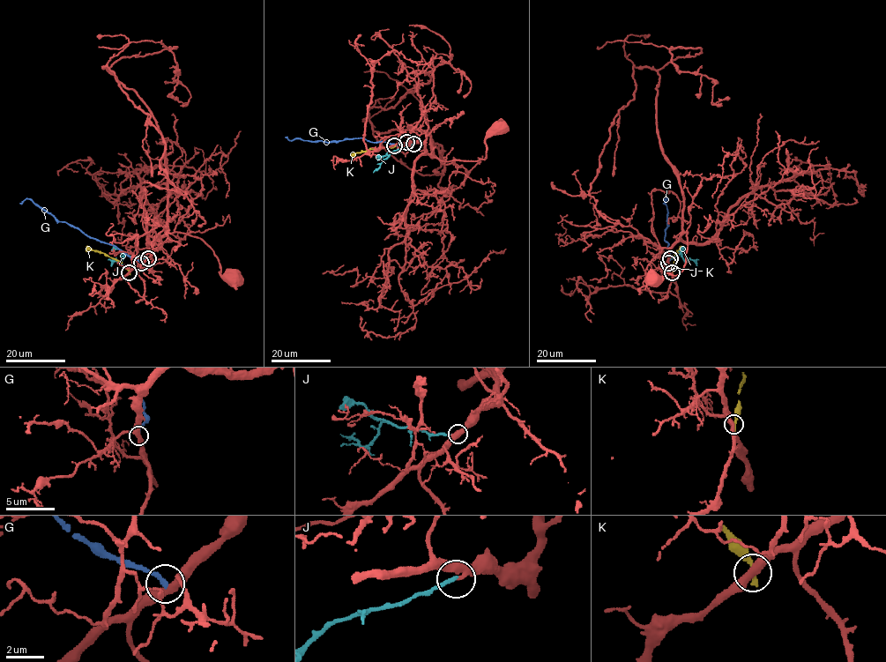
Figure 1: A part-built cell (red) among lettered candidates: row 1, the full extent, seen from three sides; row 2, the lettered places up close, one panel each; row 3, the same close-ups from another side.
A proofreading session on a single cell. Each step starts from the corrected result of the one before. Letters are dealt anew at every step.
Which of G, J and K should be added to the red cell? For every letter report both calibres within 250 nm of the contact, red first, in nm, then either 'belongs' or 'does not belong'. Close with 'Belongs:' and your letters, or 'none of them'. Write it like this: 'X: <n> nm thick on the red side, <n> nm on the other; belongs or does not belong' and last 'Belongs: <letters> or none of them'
G: 440 nm thick on the red side, 220 nm on the other; does not belong
J: 340 nm thick on the red side, 200 nm on the other; belongs
K: 400 nm thick on the red side, 240 nm on the other; does not belong
Belongs: J

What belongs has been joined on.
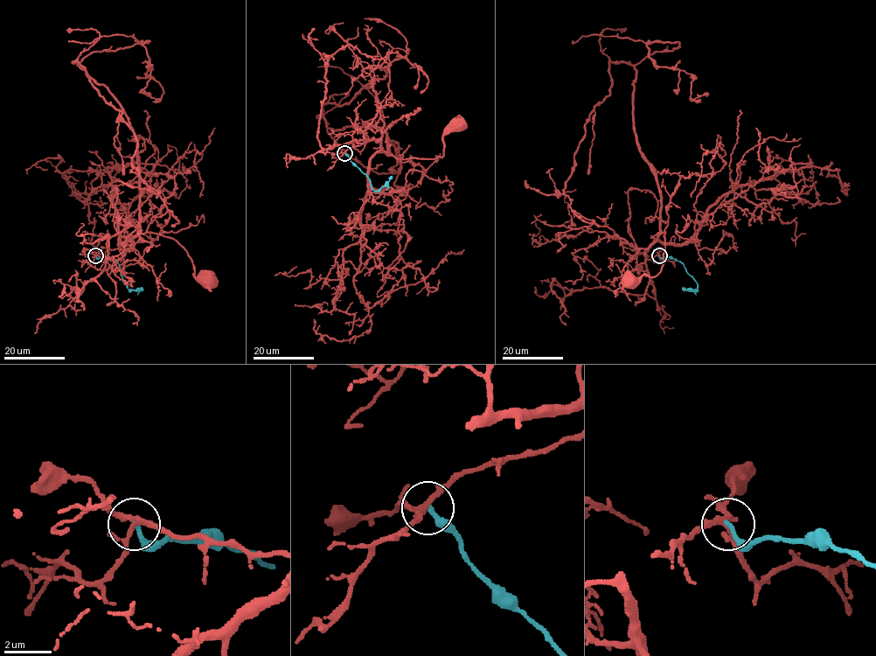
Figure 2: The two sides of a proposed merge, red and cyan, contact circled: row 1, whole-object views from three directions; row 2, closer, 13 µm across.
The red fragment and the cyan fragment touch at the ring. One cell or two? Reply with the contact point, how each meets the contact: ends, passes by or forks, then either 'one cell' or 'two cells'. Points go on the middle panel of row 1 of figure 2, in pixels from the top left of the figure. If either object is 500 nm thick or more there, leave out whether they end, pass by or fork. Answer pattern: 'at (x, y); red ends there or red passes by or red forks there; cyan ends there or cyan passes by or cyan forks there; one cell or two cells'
at (344, 153); red forks there; cyan ends there; two cells

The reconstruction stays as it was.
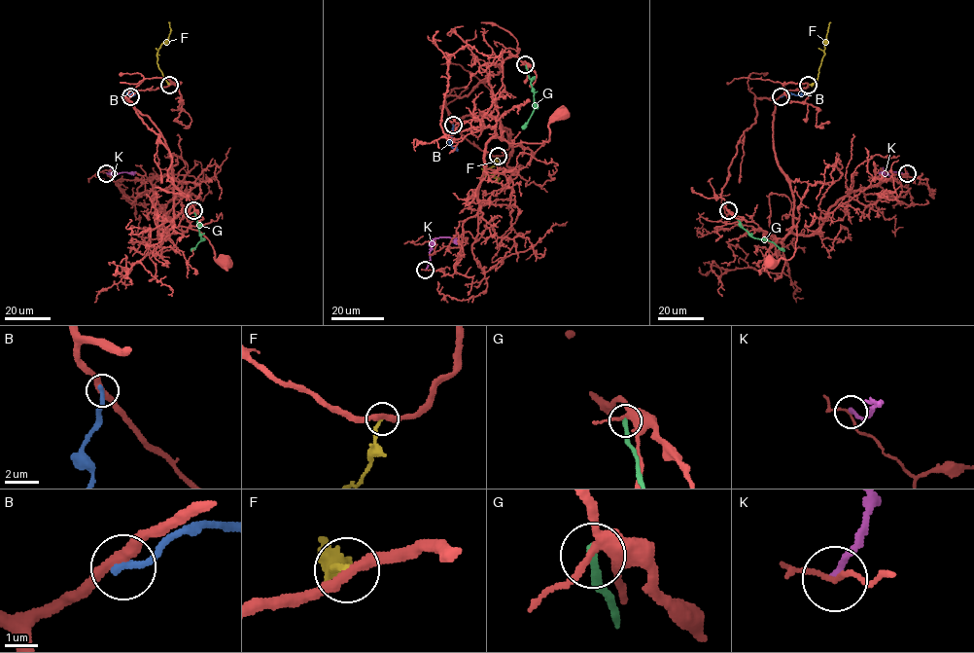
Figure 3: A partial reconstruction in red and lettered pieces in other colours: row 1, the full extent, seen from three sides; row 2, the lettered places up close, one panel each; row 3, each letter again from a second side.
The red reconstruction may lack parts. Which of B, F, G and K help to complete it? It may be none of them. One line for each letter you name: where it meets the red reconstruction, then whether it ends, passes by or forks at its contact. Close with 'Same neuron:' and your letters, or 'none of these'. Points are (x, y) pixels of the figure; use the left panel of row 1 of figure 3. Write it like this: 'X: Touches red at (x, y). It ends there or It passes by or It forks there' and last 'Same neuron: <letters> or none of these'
Same neuron: none of these

